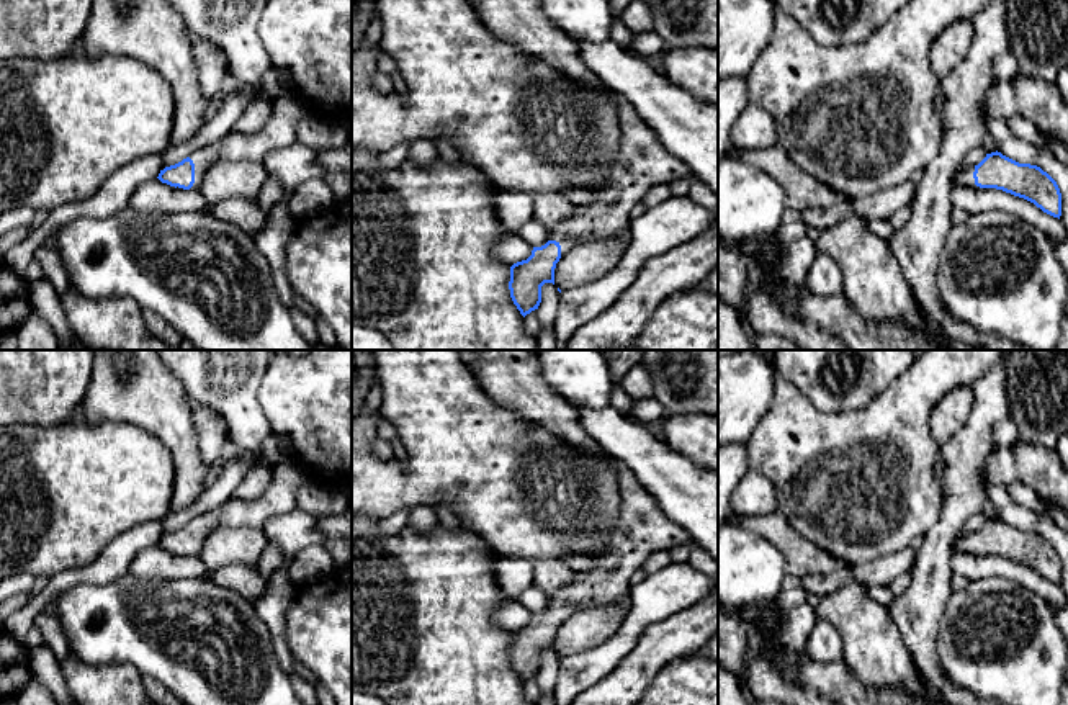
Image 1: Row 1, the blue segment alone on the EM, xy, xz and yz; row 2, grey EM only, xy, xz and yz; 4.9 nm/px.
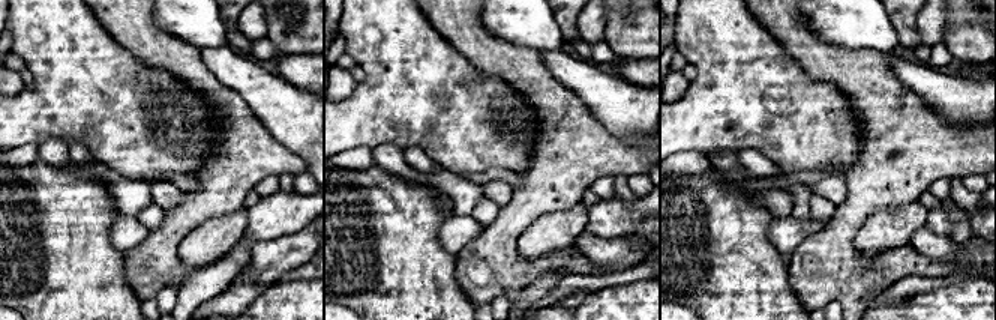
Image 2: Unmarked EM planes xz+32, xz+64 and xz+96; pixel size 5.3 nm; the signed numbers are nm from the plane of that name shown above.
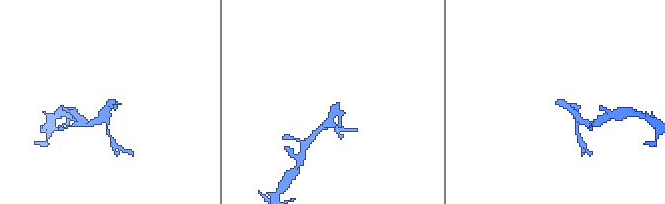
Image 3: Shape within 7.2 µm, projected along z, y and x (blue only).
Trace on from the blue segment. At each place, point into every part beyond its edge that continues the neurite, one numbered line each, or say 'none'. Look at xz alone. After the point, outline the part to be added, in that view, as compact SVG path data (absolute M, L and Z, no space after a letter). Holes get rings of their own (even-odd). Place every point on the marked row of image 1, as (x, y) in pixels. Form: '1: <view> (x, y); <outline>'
1: xz (641, 162); M617 95L620 115L620 142L617 159L608 172L608 178L590 191L595 193L590 203L577 206L577 213L564 224L548 231L548 239L561 245L561 257L572 247L590 242L607 240L617 236L631 234L630 213L636 203L656 185L671 185L679 178L693 175L684 160L672 155L657 139L656 132L638 115L633 105Z

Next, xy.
1: xy (280, 131); M288 93L273 101L270 121L257 132L231 131L219 141L193 152L195 183L191 190L200 190L209 165L216 160L262 162L263 157L280 147L288 147L296 139L296 126L307 115L306 105L296 93Z

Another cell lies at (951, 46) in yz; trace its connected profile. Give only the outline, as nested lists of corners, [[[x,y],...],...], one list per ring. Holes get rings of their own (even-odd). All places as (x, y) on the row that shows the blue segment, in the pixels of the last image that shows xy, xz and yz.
[[[958,20],[934,39],[929,64],[939,80],[945,79],[968,56],[973,38],[972,21]]]

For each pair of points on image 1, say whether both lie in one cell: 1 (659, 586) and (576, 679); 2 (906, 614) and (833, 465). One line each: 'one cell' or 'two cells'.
1: one cell
2: two cells

